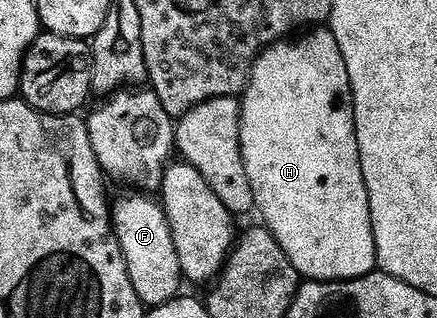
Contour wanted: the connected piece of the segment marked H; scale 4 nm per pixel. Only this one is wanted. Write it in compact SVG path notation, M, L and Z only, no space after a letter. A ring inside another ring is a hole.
M317 25L296 37L278 39L270 43L254 57L249 73L249 82L239 96L241 112L239 113L239 145L243 157L243 169L247 169L247 181L251 185L253 206L256 214L261 214L260 222L279 241L283 253L287 253L287 261L295 265L298 276L306 280L321 279L330 283L333 279L354 279L363 277L368 271L377 267L375 257L375 237L371 225L371 213L367 201L367 185L363 181L363 169L359 165L359 145L355 141L355 125L353 124L353 98L347 77L347 65L343 65L343 53L339 53L339 45L328 26Z

